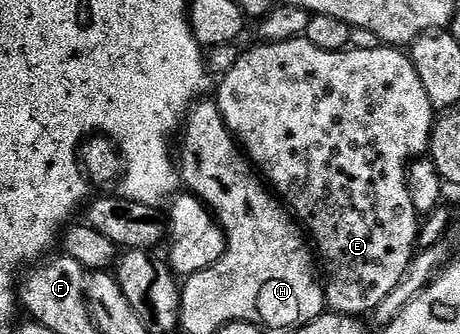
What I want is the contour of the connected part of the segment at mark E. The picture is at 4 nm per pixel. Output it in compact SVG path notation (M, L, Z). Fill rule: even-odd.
M305 37L291 38L285 42L267 42L256 46L254 50L246 51L225 72L224 79L220 82L220 91L214 95L214 101L220 107L226 128L248 155L249 162L310 239L315 257L318 259L319 269L322 271L324 301L327 309L331 313L340 315L371 315L386 296L398 287L417 253L416 237L420 231L421 219L418 217L413 201L410 200L410 192L407 191L407 174L408 167L416 159L423 159L429 153L434 123L430 96L426 96L426 88L422 88L422 80L418 80L418 72L414 68L411 57L403 49L394 46L382 44L378 48L369 50L348 48L341 53L334 53L315 47Z

